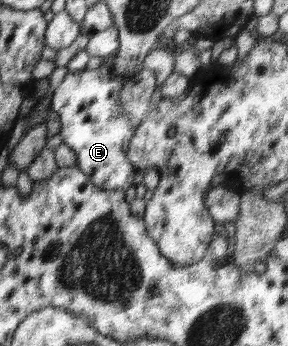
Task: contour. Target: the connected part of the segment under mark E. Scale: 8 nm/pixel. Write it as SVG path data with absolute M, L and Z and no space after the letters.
M113 57L96 70L68 73L56 88L51 99L51 110L59 118L63 144L76 154L76 166L83 170L96 186L104 190L128 190L134 178L134 166L129 161L129 150L140 122L131 122L121 106L120 92L130 78L114 75Z

